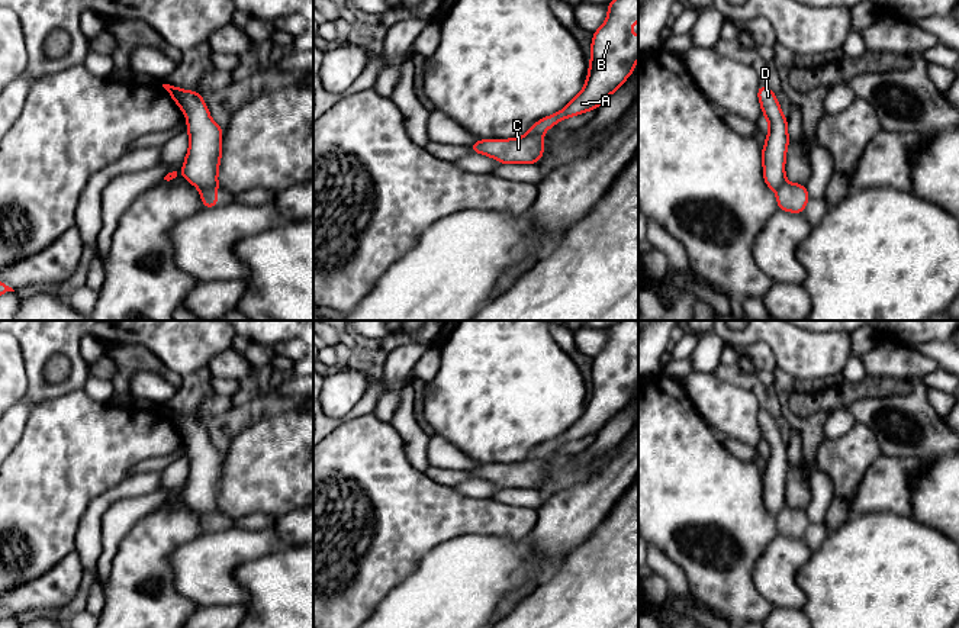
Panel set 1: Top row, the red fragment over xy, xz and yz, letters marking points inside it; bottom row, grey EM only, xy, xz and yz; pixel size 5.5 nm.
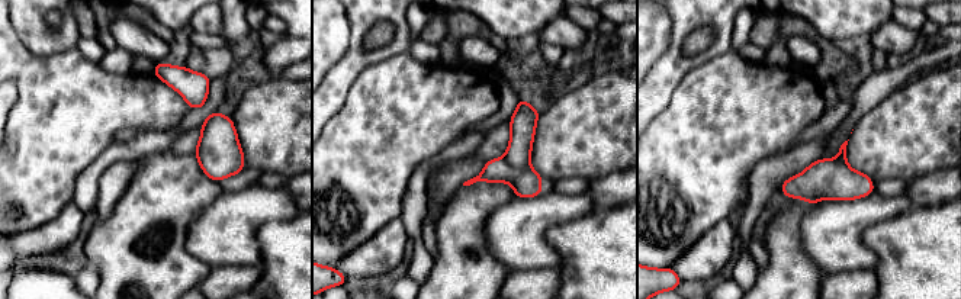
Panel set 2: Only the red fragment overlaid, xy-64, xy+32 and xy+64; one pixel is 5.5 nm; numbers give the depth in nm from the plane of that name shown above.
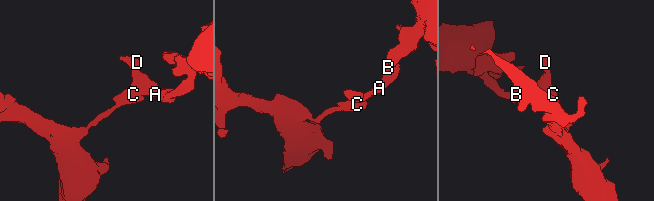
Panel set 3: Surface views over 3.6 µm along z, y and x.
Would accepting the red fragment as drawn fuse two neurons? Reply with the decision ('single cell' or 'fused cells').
fused cells

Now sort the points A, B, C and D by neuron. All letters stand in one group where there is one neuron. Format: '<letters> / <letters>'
A B D / C

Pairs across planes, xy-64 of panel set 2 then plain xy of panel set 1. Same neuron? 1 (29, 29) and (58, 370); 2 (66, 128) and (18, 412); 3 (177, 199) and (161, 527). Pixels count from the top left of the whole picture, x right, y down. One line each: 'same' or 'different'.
1: different
2: different
3: same

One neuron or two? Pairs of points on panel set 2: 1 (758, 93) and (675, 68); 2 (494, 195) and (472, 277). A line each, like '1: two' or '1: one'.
1: two
2: one

